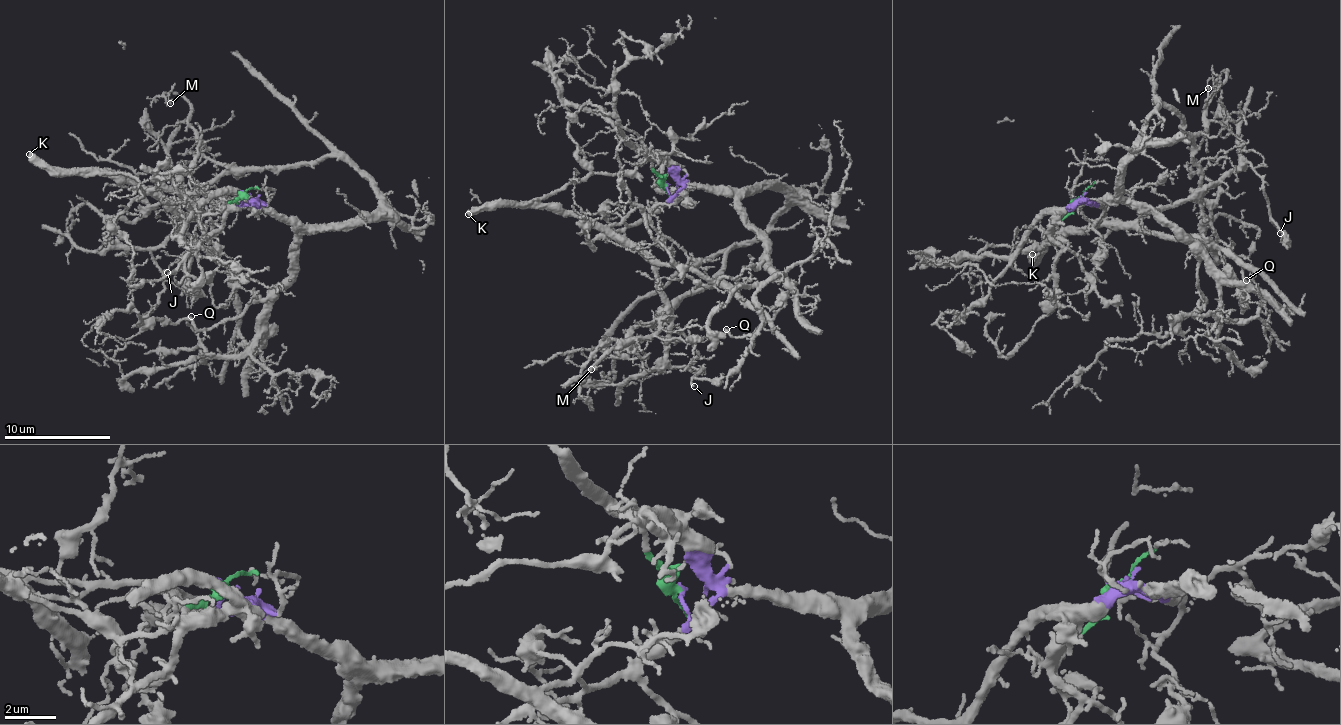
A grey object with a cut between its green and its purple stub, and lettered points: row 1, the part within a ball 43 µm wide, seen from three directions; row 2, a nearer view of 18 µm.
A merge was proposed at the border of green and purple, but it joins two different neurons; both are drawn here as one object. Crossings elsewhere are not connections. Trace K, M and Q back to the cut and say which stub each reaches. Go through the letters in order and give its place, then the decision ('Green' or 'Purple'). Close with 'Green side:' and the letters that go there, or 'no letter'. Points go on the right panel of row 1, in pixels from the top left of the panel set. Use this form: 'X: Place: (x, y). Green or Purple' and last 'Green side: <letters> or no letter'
K: Place: (1032, 254). Green
M: Place: (1208, 88). Purple
Q: Place: (1246, 280). Purple
Green side: K

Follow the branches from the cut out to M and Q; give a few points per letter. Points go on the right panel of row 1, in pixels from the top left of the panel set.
M: (1076, 199), (1125, 186), (1121, 174), (1156, 100), (1184, 131), (1201, 135), (1226, 70), (1209, 88)
Q: (1076, 199), (1110, 195), (1188, 235), (1214, 269), (1227, 321), (1256, 314), (1261, 297), (1245, 279)

